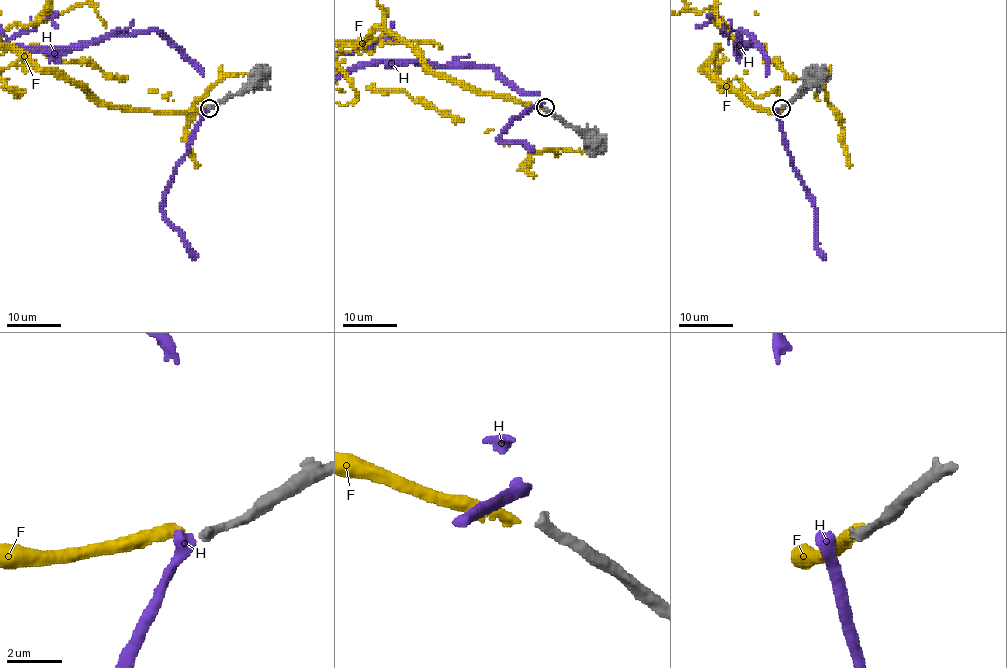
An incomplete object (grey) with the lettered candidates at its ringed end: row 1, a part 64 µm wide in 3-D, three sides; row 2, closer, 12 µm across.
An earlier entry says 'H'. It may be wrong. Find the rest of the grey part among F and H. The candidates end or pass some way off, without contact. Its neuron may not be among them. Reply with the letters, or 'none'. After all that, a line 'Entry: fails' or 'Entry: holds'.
none
Entry: fails

